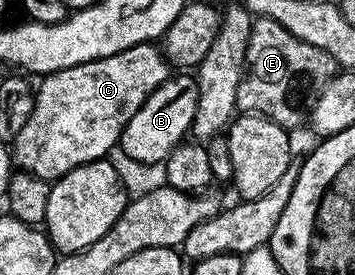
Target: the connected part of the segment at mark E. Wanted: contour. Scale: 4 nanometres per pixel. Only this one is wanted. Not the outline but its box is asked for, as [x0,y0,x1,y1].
[237,16,337,130]

